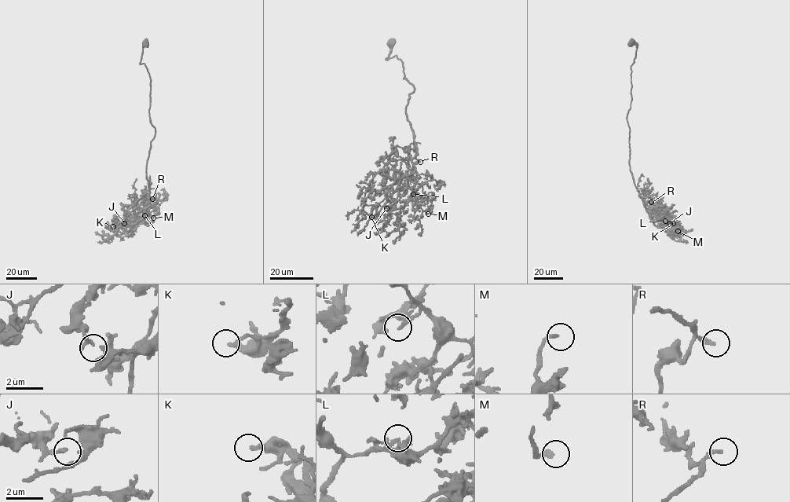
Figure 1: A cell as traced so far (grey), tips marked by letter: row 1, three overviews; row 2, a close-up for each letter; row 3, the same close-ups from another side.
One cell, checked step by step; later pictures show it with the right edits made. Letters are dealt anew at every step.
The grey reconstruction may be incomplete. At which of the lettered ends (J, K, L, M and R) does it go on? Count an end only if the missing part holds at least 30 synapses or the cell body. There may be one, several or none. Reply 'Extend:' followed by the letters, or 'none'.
Extend: M, R

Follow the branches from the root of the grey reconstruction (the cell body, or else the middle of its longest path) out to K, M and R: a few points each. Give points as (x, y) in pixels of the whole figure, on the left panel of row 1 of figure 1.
K: (145, 42), (140, 63), (150, 78), (149, 115), (155, 130), (146, 170), (150, 205), (129, 231), (113, 226)
M: (145, 42), (140, 63), (150, 78), (155, 134), (146, 170), (150, 205), (135, 223), (148, 225), (153, 218)
R: (145, 42), (140, 63), (150, 78), (155, 130), (146, 170), (150, 205), (143, 218), (126, 223), (152, 199)

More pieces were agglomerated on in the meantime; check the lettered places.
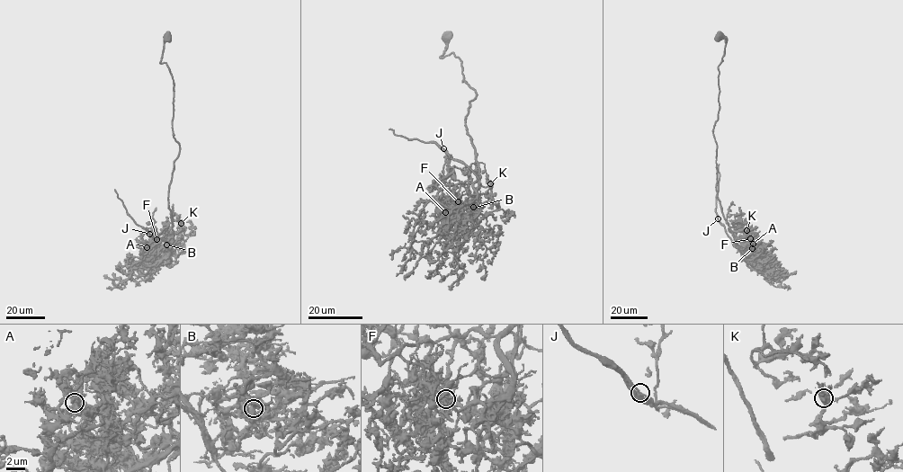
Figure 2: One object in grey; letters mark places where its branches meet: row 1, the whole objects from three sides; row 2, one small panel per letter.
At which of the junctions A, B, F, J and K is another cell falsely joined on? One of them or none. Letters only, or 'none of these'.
F

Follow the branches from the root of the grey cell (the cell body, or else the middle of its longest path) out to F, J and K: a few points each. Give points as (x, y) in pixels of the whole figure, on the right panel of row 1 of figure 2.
F: (719, 35), (716, 38), (726, 41), (718, 66), (719, 111), (713, 130), (717, 197), (744, 254), (750, 238)
J: (719, 35), (716, 38), (726, 41), (718, 66), (719, 111), (713, 130), (716, 190), (740, 249), (718, 219)
K: (719, 35), (726, 41), (713, 130), (717, 197), (744, 254), (748, 248), (737, 240), (746, 230)

